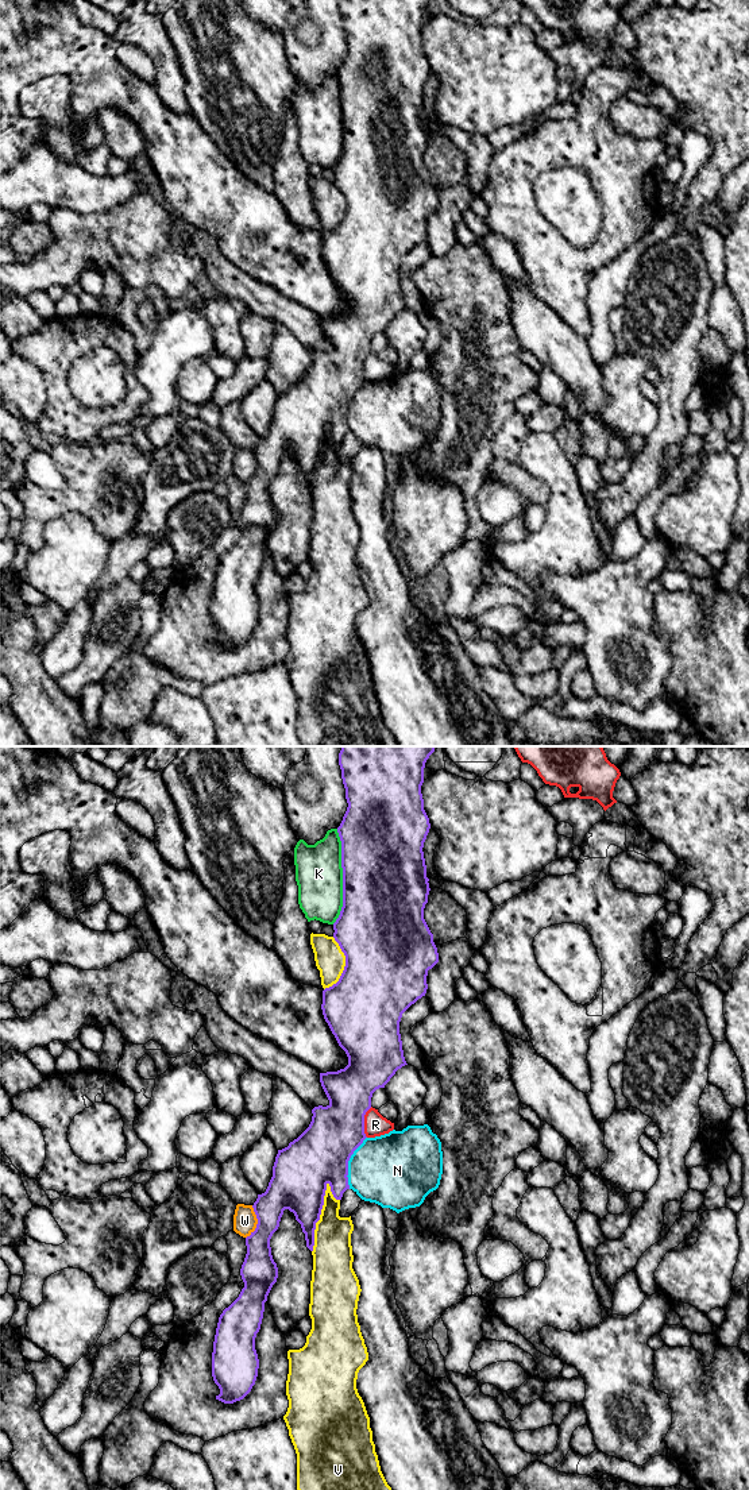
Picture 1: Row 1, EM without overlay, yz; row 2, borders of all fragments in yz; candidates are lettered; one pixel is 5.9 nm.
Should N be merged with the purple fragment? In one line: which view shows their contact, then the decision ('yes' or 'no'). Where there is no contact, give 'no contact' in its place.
meets purple in yz; no

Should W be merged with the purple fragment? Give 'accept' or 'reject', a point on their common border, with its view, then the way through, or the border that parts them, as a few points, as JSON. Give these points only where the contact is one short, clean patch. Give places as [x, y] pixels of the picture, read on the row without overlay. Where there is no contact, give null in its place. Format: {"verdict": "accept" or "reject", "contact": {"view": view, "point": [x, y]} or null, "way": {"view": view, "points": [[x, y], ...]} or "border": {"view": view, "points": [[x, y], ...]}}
{"verdict": "reject", "contact": {"view": "yz", "point": [258, 466]}}

